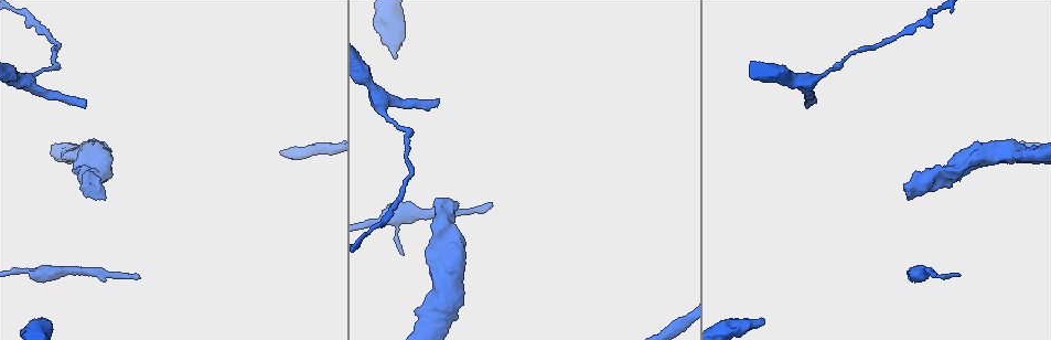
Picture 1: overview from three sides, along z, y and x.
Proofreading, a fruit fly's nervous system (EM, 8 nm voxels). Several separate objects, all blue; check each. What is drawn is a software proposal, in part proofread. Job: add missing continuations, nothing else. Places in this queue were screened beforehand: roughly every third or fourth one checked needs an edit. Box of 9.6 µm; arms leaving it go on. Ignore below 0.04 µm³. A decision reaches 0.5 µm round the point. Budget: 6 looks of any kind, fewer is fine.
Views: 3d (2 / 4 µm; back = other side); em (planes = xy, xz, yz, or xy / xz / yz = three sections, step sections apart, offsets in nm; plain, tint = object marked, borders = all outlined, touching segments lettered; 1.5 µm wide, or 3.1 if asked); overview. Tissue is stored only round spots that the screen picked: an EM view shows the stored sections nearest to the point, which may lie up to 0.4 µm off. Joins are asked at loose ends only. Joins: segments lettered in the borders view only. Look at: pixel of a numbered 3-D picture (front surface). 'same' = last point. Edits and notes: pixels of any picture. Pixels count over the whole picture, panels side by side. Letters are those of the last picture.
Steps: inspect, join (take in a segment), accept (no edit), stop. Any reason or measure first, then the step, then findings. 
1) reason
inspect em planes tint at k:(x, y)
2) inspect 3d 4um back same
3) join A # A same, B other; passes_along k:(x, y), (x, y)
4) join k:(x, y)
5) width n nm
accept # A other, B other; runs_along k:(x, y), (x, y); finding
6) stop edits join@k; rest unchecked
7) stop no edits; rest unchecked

long arm stops here
inspect 3d 2um at 1:(395, 59)

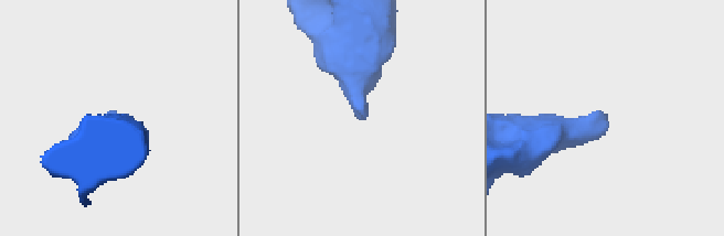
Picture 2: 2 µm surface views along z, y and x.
shape alone is not enough
inspect em xy step 8 borders at 2:(363, 116)

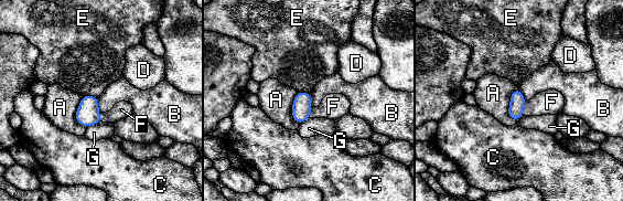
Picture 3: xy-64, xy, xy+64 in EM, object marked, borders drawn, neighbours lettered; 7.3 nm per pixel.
another direction
inspect em yz step 4 borders same

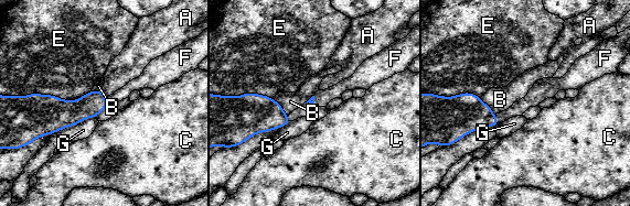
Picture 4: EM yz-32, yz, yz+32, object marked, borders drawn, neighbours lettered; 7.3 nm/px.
join F # A other, B other, C other, E other, F same, G other; it goes on there

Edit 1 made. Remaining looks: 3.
thick end
inspect 3d 4um at 1:(457, 205)

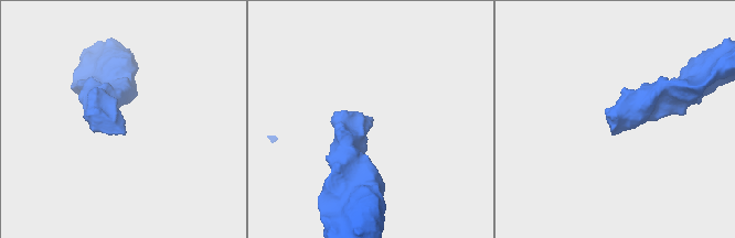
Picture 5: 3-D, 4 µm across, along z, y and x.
inspect em xy step 4 tint at 5:(615, 133)

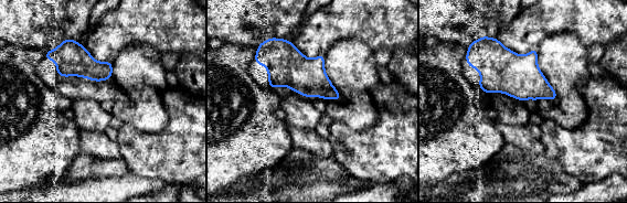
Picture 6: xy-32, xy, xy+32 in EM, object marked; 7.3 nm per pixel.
another direction
inspect em yz step 4 borders same

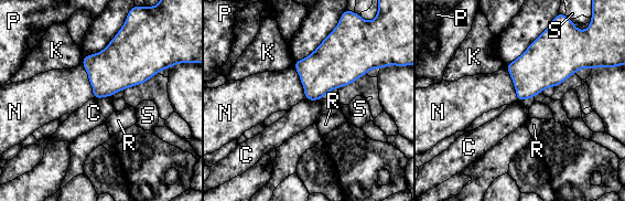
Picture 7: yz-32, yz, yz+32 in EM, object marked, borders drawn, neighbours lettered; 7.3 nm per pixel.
join N # C other, K other, N same, P other, R other, S other; passes_along 7:(119, 65), (88, 80), (58, 92); the neuron continues

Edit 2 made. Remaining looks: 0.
stop edits join@4, join@7; rest unchecked

